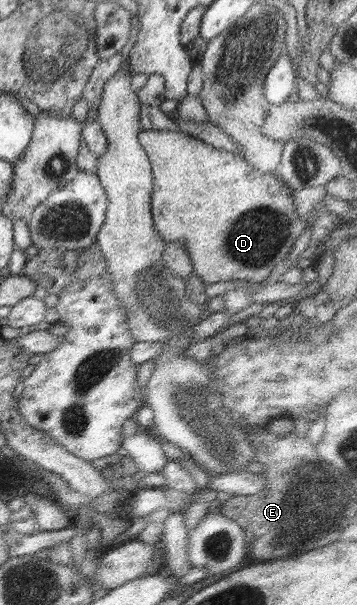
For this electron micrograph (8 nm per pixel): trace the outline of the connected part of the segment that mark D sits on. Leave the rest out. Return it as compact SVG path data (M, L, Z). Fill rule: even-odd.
M142 129L139 142L151 161L154 190L150 211L155 230L166 243L183 243L193 265L193 275L203 282L242 280L247 284L263 282L280 260L288 257L291 247L307 222L297 214L293 190L276 174L263 173L240 155L217 150L191 135L169 130Z

